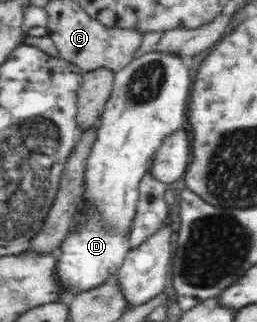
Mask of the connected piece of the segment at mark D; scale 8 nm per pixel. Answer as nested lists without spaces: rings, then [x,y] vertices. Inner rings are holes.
[[[148,52],[140,58],[132,59],[115,74],[114,89],[97,124],[96,140],[92,146],[88,169],[85,170],[82,201],[86,203],[86,210],[82,214],[76,212],[71,232],[57,248],[61,250],[61,254],[56,274],[59,276],[60,286],[64,287],[64,297],[61,301],[68,302],[68,298],[99,287],[112,276],[116,276],[128,251],[132,249],[130,234],[137,211],[140,181],[150,170],[151,161],[164,139],[184,129],[192,84],[188,69],[182,64],[182,56],[174,55],[172,52]]]

